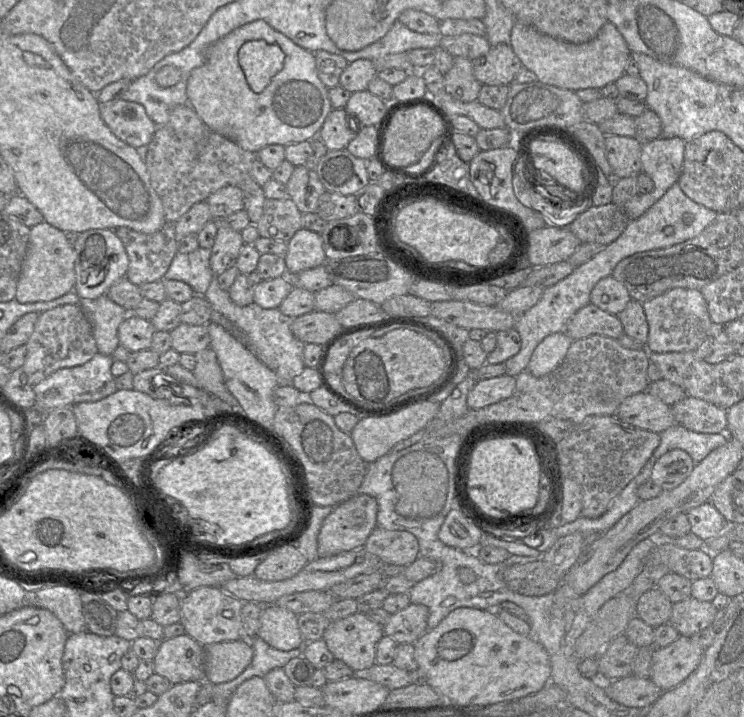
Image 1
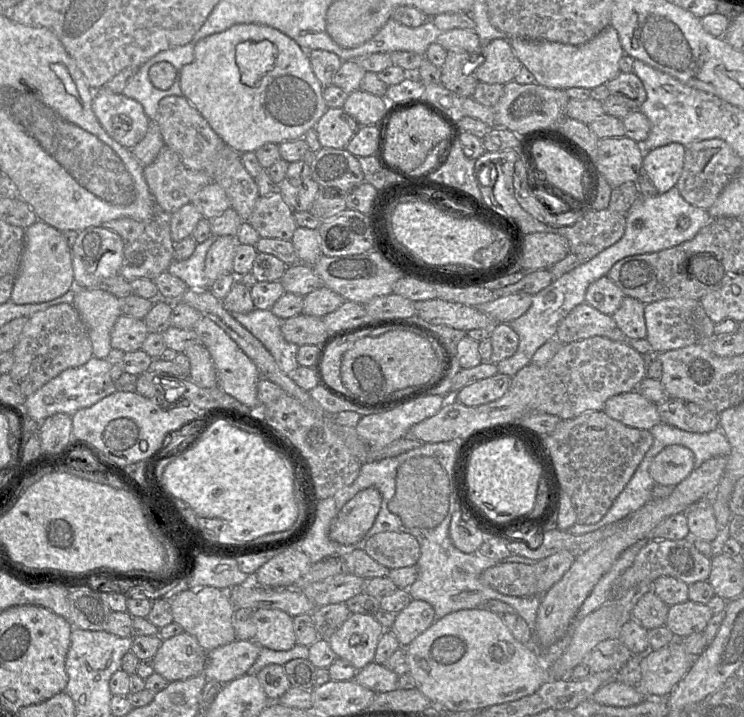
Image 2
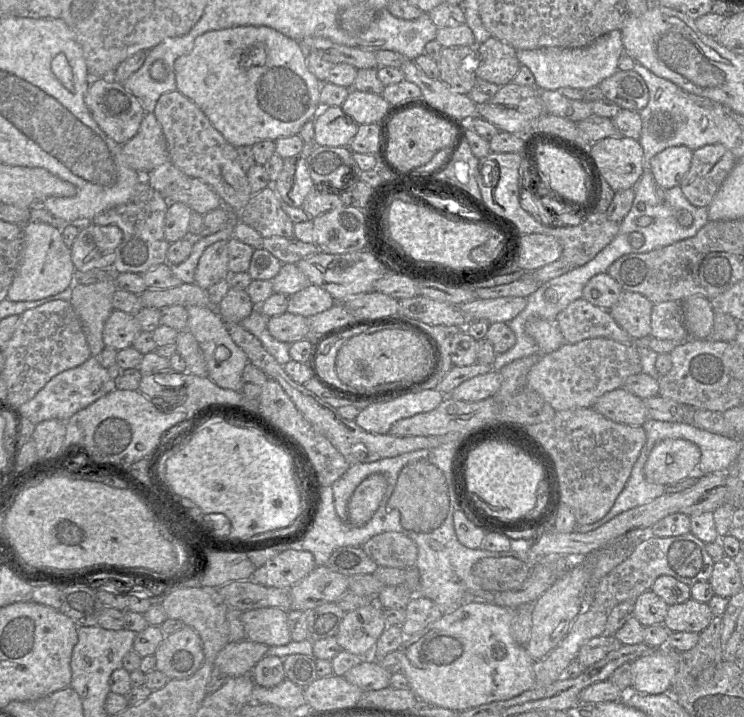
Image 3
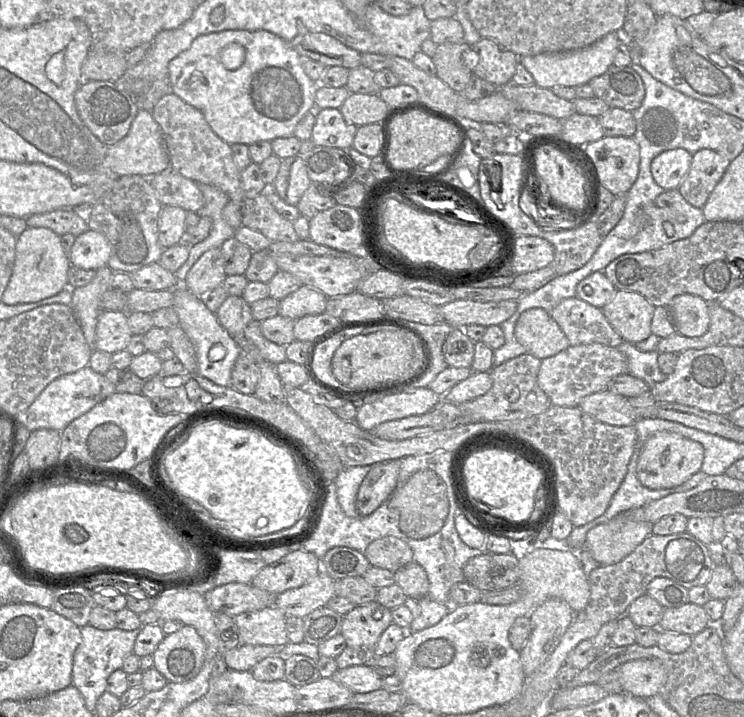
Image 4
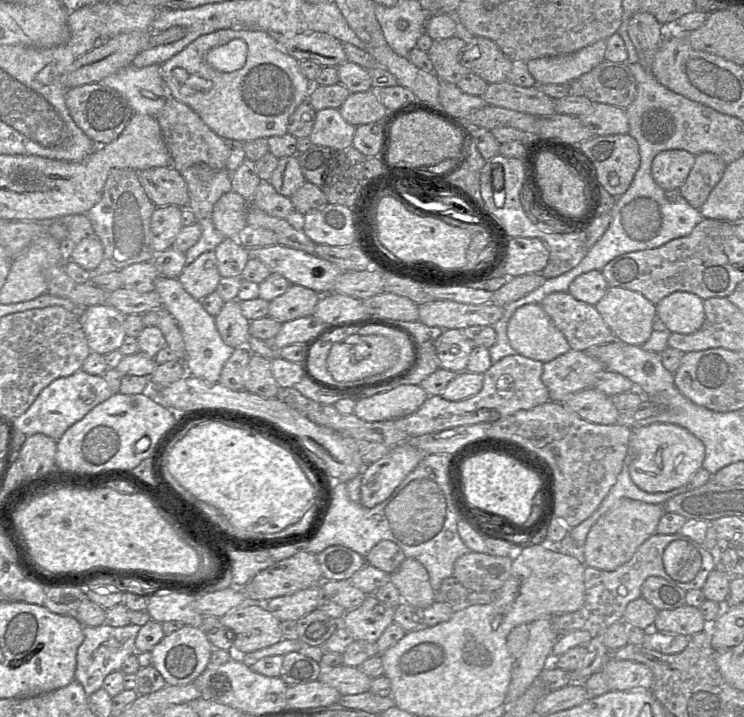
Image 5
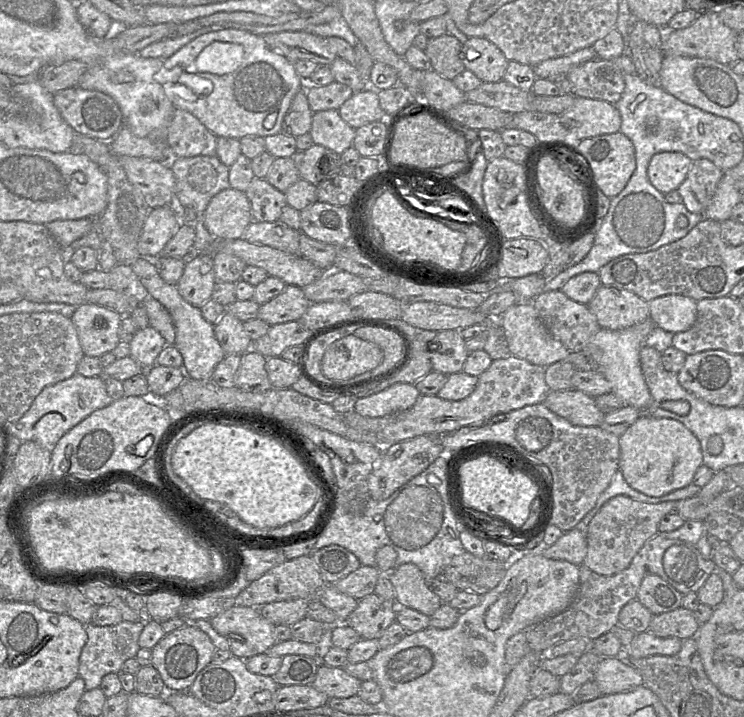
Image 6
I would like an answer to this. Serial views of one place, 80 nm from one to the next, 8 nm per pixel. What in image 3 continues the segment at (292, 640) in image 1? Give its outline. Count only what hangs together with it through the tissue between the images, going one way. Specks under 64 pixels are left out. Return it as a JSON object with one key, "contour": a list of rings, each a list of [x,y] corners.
{"contour":[[[266,607],[242,612],[245,638],[268,647],[286,645],[291,641],[287,624],[288,611]]]}

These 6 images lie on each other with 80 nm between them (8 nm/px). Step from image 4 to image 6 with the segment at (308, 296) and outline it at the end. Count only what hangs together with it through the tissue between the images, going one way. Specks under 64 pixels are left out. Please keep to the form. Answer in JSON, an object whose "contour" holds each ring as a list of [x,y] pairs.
{"contour":[[[286,285],[278,296],[260,305],[258,318],[270,326],[298,321],[310,304],[301,287]]]}

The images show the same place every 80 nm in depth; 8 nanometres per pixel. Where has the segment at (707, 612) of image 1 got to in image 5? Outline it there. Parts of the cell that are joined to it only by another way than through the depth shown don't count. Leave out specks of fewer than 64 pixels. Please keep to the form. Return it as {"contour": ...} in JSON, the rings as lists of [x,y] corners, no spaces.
{"contour":[[[684,604],[676,609],[659,611],[652,629],[668,634],[693,636],[709,626],[699,608]]]}

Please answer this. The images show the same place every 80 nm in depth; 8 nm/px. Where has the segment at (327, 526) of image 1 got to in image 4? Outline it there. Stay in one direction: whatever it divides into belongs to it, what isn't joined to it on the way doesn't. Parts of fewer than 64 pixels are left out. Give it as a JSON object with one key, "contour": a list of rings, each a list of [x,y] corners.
{"contour":[[[400,459],[372,465],[357,492],[355,506],[359,516],[370,515],[394,491],[399,471]]]}

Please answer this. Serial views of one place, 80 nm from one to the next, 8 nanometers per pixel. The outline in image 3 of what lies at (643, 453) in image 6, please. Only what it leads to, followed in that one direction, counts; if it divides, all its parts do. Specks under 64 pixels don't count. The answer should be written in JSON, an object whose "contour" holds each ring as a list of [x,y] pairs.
{"contour":[[[664,439],[651,450],[644,466],[645,478],[652,483],[670,485],[697,472],[700,448],[685,439]]]}

